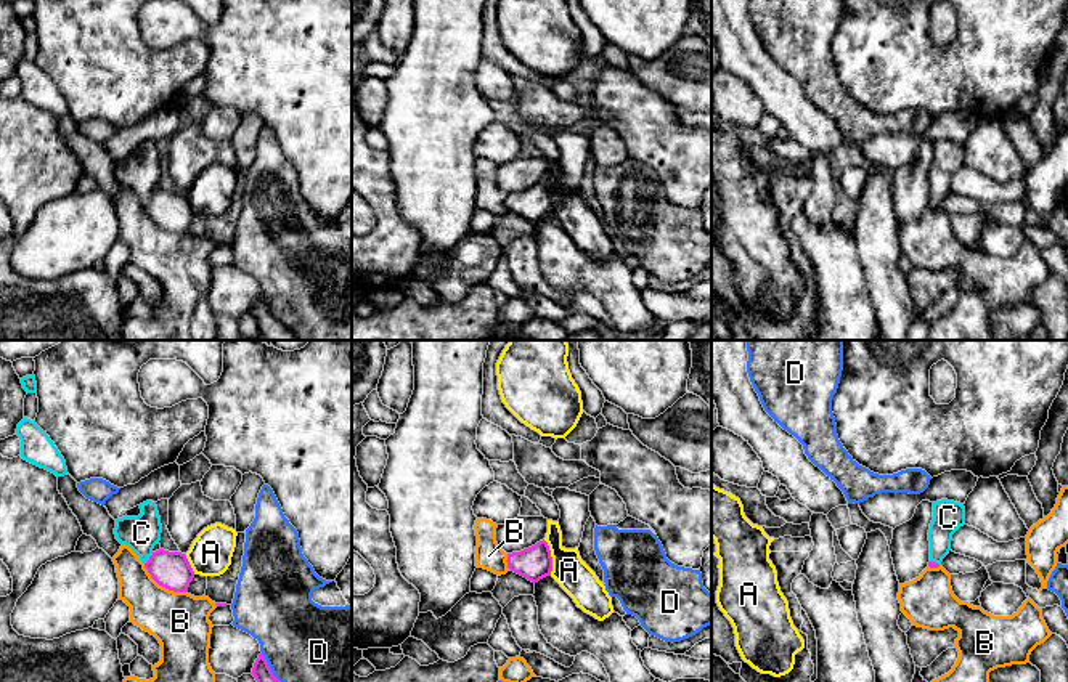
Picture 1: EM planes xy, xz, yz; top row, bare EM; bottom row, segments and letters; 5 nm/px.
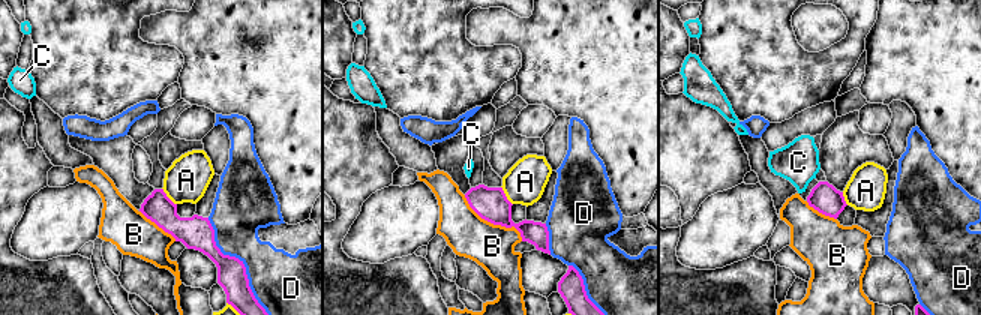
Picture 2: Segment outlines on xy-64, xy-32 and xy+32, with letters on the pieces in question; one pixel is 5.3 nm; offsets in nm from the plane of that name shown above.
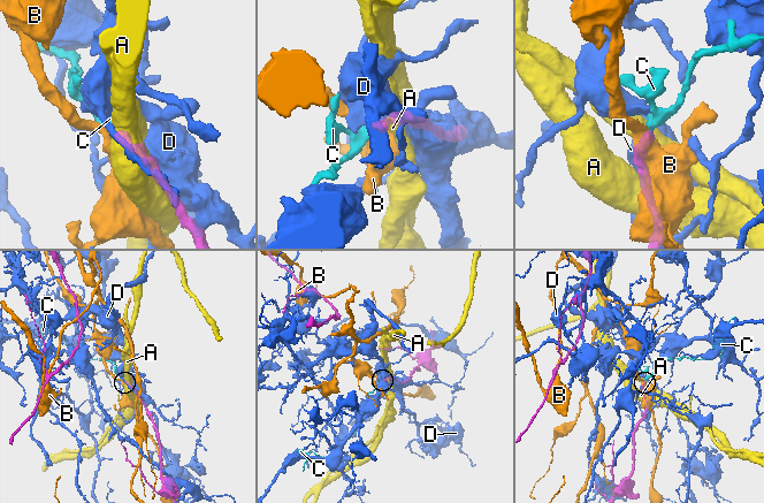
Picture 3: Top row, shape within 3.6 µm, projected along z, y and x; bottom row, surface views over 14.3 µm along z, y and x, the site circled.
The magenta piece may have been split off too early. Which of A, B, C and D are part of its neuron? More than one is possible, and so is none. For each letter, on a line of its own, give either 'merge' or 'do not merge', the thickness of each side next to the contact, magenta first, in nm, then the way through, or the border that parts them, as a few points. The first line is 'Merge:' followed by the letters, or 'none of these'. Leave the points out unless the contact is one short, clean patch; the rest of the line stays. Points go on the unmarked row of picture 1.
Merge: C
A: do not merge | 160/170 nm
B: do not merge | 190/280 nm
C: merge | 190/180 nm | across xy (171, 211), (150, 199), (142, 185), (142, 174)
D: do not merge | 140/460 nm

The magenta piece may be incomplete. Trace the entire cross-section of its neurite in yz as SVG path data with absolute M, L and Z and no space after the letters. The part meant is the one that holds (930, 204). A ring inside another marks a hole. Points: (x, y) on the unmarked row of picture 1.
M941 140L933 143L933 160L928 170L930 209L938 209L951 191L952 175L965 165L965 148L960 143Z

